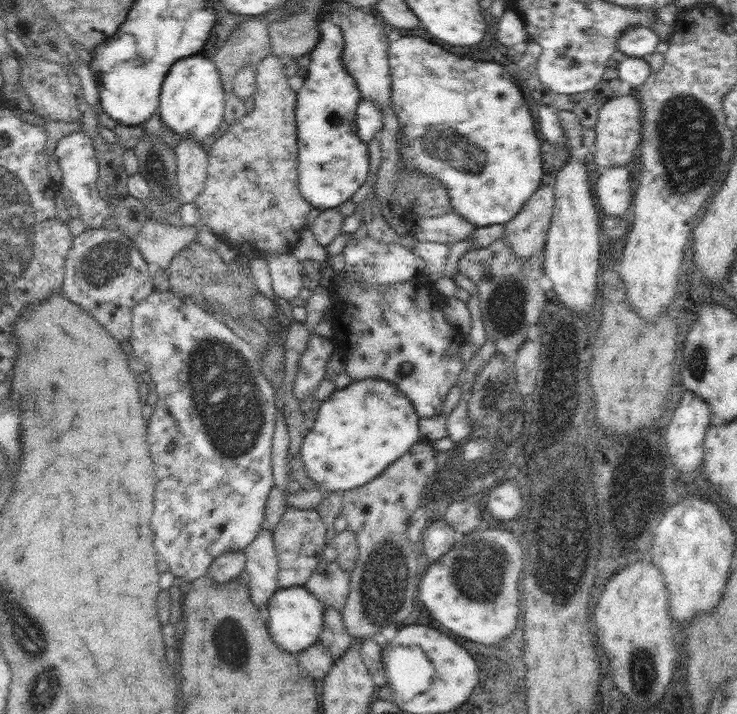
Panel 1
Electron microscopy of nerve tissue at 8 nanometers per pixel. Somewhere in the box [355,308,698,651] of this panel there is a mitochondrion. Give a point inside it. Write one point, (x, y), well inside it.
(561, 538)

